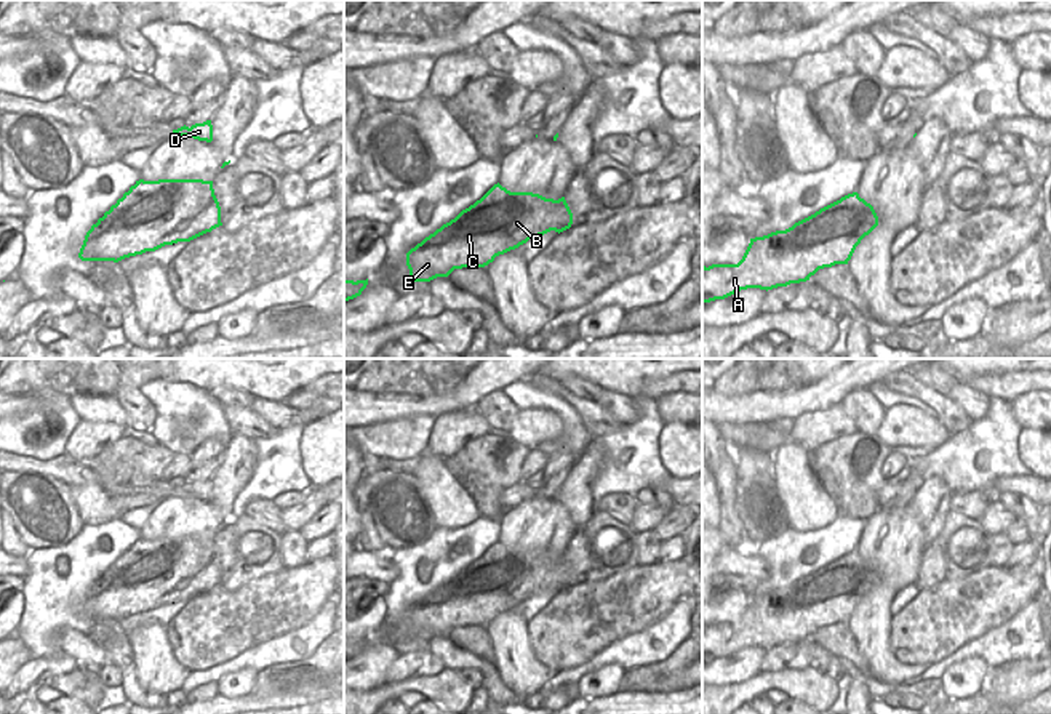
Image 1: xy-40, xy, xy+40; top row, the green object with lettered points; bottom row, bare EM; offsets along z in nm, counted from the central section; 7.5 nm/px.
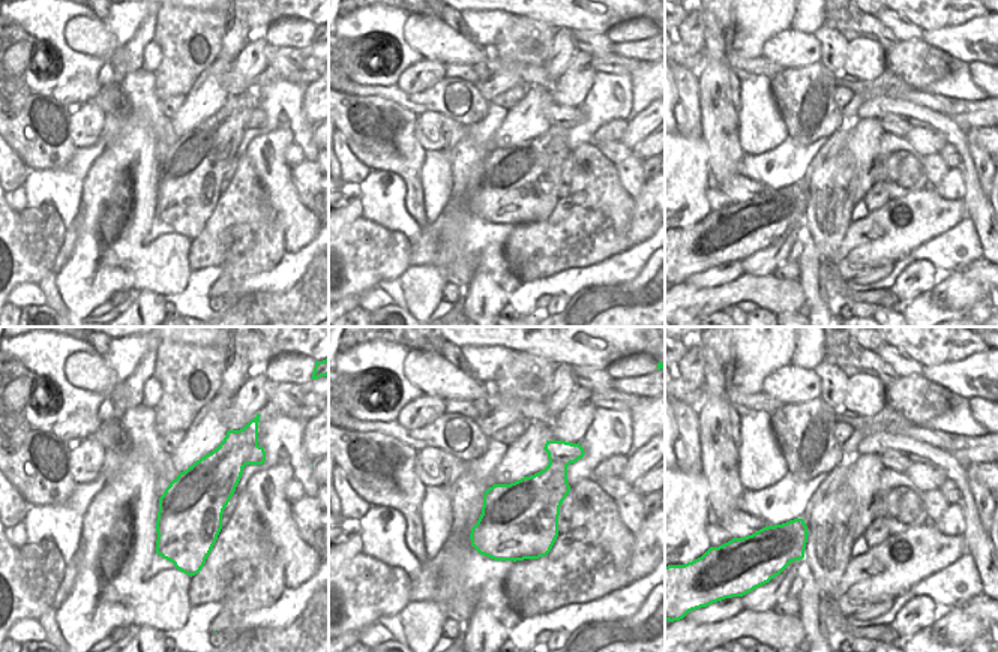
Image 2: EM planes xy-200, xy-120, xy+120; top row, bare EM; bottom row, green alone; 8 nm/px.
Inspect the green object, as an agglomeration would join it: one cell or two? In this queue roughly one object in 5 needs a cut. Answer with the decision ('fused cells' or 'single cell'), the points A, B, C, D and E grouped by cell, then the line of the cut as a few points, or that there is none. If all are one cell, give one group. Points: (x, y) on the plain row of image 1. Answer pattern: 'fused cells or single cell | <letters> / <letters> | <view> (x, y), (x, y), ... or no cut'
single cell | A B C D E | no cut

